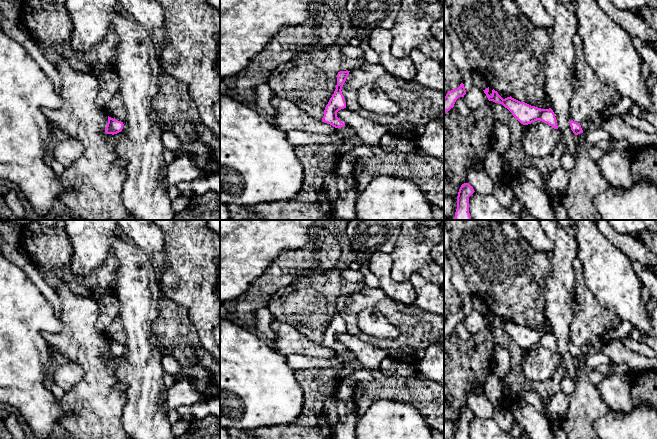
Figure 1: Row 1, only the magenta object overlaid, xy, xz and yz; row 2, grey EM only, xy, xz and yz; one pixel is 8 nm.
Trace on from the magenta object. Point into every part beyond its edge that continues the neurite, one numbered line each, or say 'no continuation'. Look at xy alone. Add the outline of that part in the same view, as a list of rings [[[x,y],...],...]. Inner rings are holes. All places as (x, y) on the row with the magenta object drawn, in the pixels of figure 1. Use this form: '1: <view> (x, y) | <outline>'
no continuation

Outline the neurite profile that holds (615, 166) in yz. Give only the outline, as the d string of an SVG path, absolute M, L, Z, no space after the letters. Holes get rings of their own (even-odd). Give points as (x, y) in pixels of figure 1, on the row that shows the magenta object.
M628 150L608 152L596 164L612 187L632 188L634 179L630 172L631 155Z

